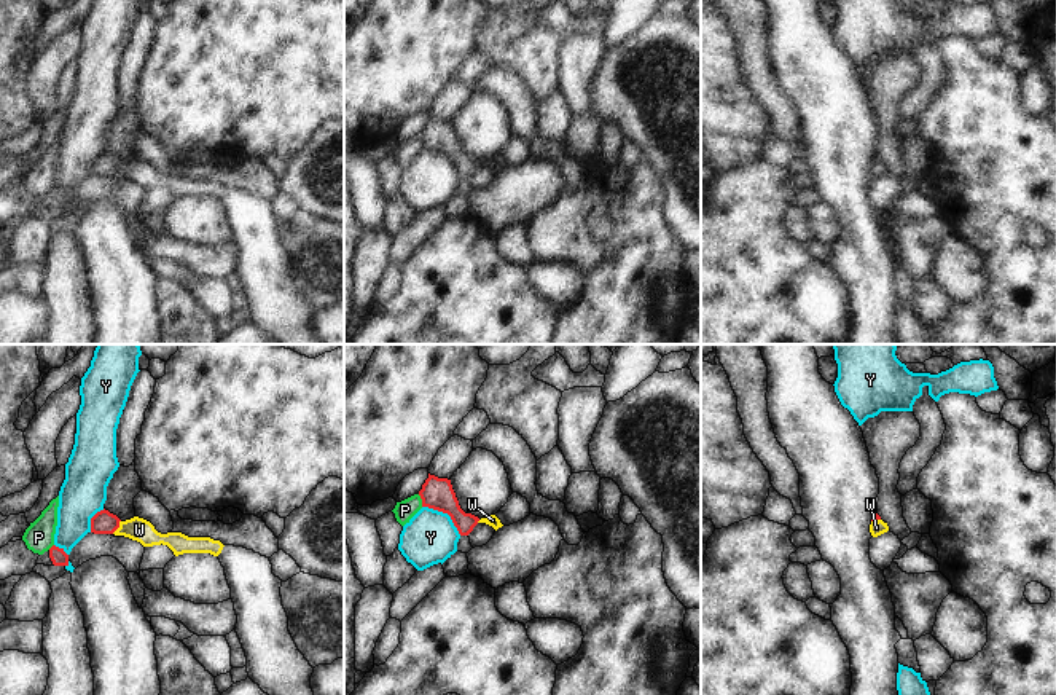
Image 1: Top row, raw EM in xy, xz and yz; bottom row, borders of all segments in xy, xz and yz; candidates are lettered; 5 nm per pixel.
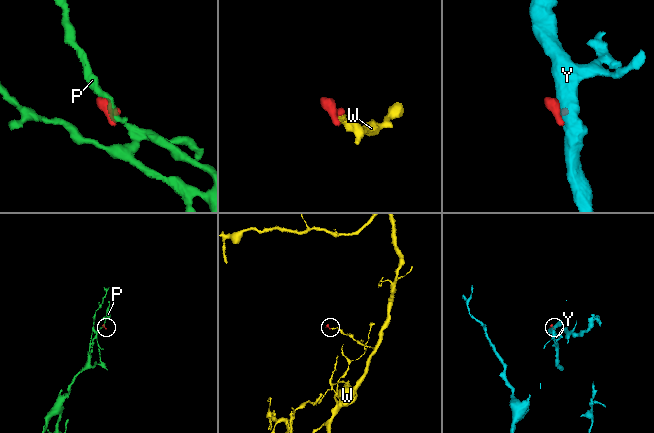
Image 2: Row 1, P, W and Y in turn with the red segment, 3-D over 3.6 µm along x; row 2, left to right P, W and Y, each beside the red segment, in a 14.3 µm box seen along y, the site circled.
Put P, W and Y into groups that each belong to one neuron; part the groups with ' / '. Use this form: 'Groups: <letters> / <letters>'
Groups: P / W / Y.

